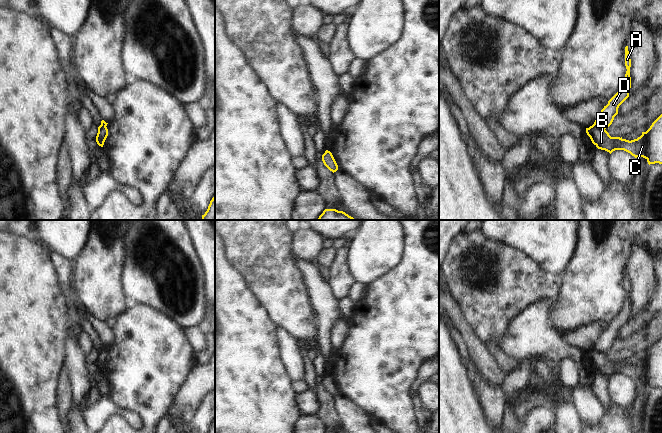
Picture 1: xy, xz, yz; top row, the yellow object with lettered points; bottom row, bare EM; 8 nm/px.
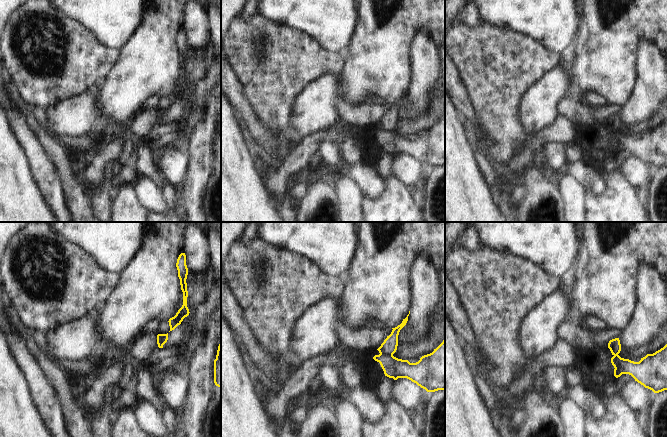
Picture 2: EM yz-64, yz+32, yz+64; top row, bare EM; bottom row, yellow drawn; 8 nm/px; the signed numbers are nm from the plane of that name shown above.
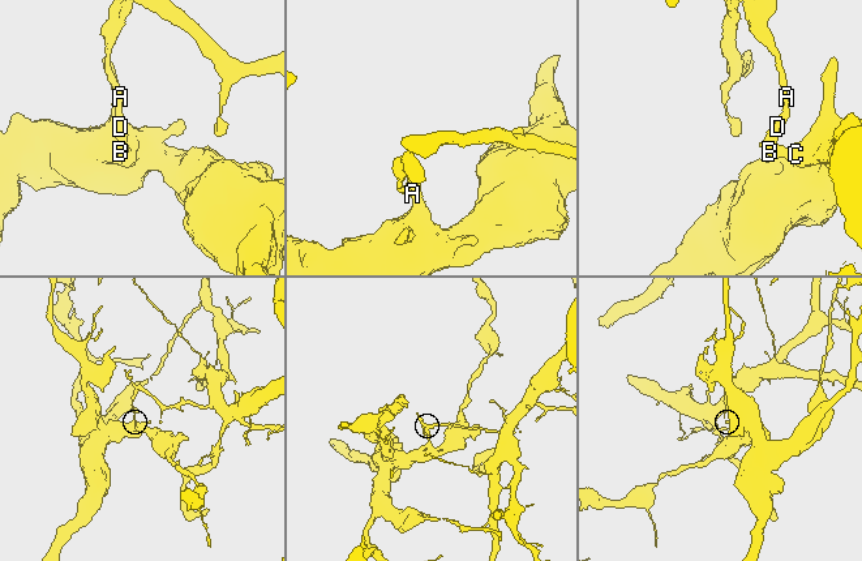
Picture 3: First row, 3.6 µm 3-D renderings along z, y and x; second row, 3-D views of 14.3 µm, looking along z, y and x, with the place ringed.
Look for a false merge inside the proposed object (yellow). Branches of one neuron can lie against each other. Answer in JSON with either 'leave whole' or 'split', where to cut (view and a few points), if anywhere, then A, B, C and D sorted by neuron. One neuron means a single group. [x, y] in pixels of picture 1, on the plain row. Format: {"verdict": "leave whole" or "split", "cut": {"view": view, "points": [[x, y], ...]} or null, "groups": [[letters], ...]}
{"verdict": "split", "cut": {"view": "yz", "points": [[594, 347], [604, 353]]}, "groups": [["A", "D"], ["B", "C"]]}

